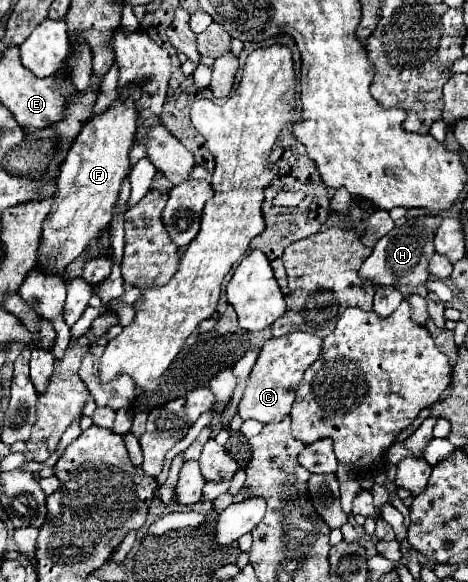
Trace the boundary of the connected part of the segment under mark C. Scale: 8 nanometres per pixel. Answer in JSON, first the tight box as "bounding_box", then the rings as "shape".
{"bounding_box":[238,331,322,423],"shape":[[[296,331],[278,339],[268,339],[262,345],[260,357],[246,381],[244,395],[238,403],[238,415],[242,419],[256,419],[260,423],[278,423],[284,417],[288,417],[304,371],[308,369],[310,363],[314,363],[320,357],[320,351],[322,339],[304,331]]]}

